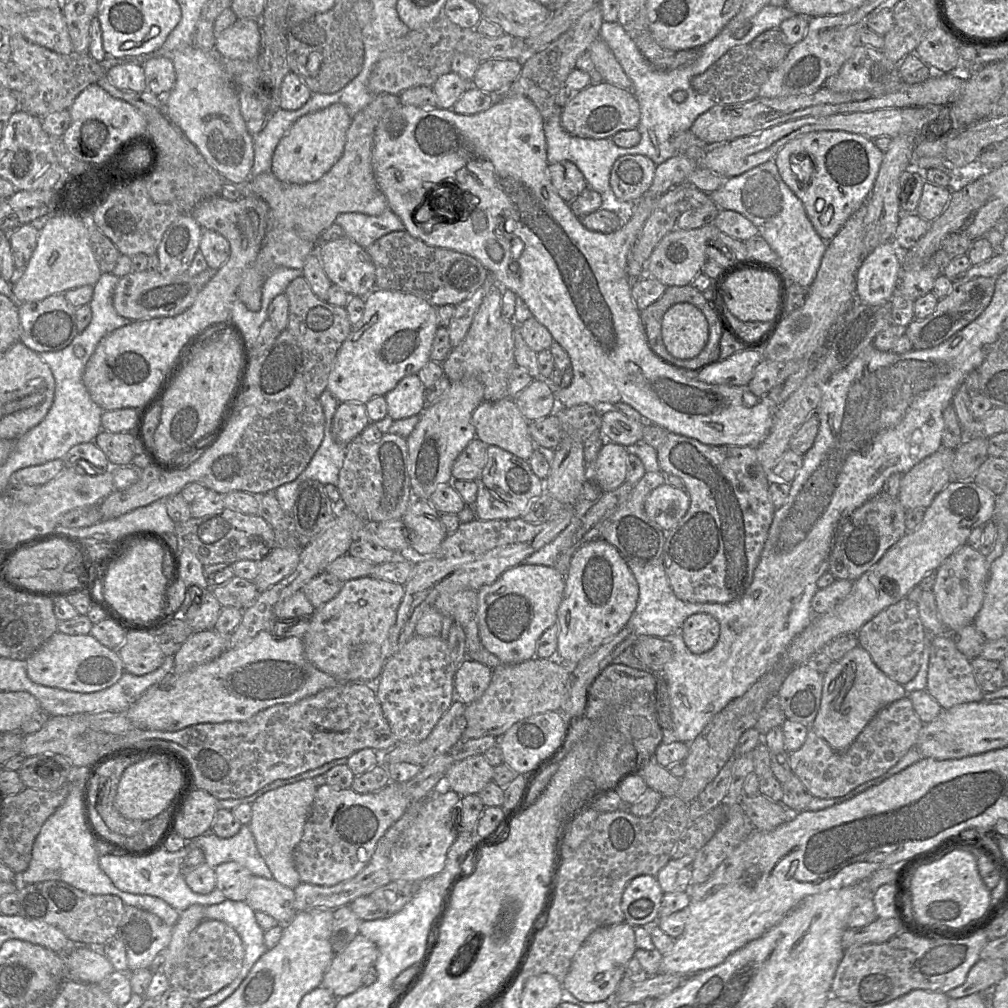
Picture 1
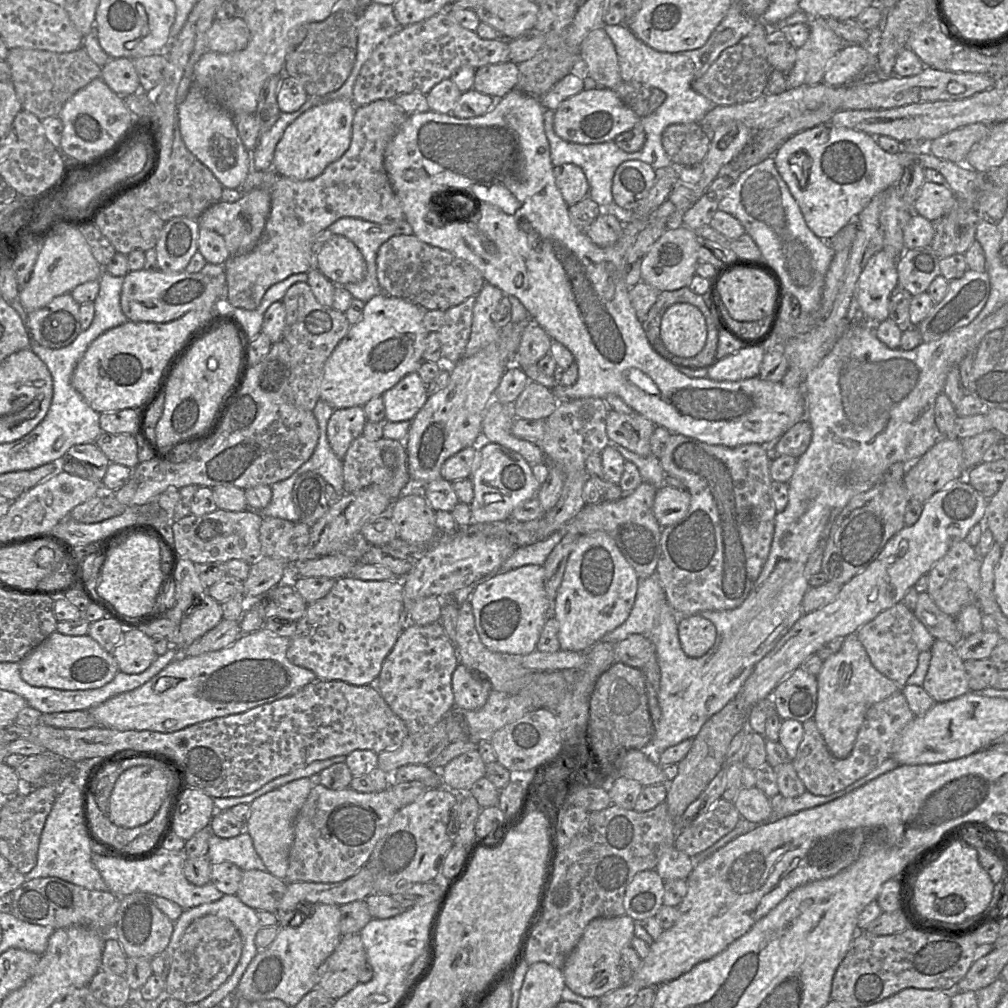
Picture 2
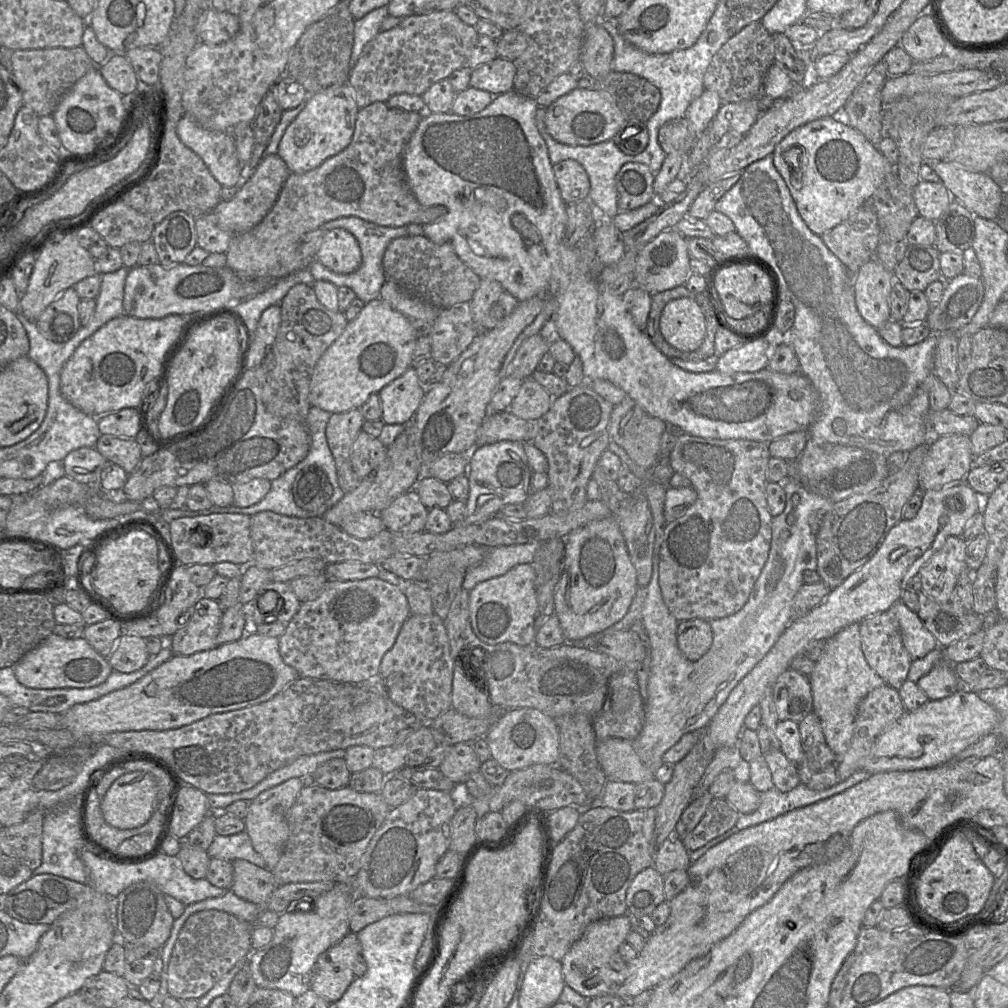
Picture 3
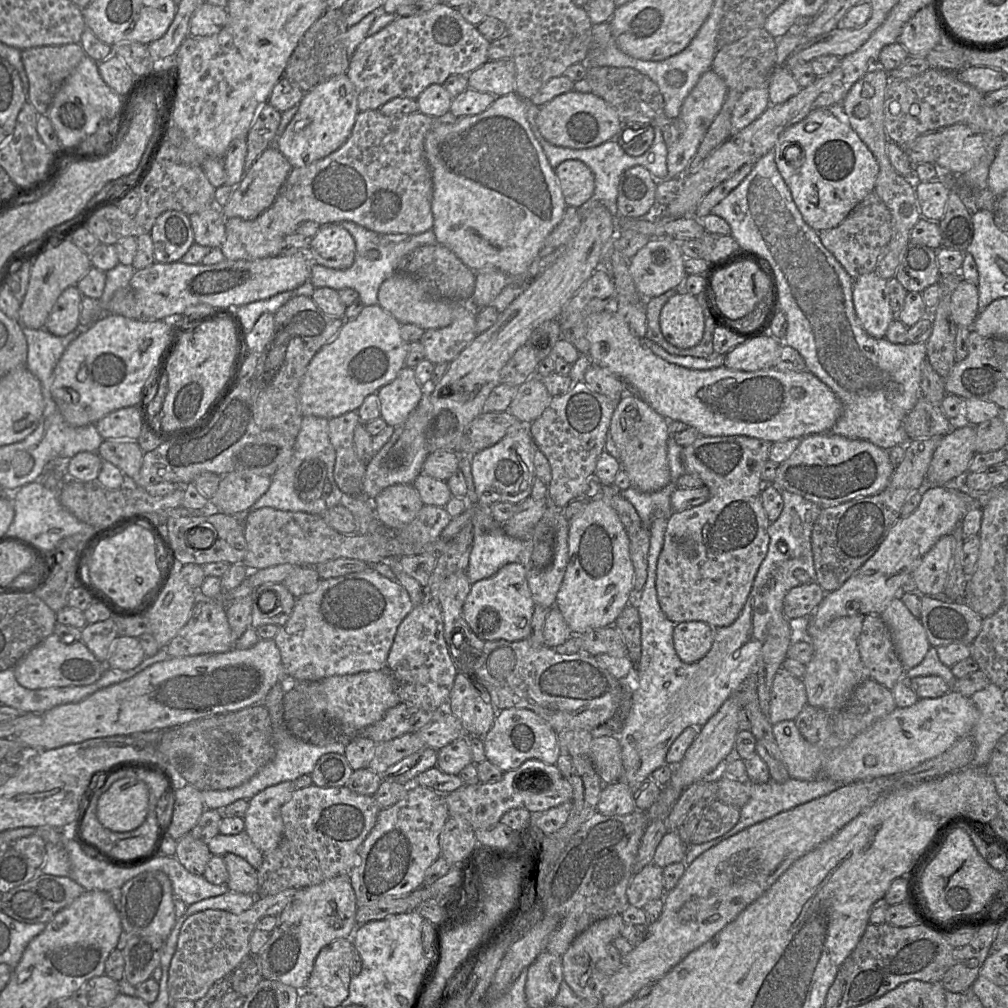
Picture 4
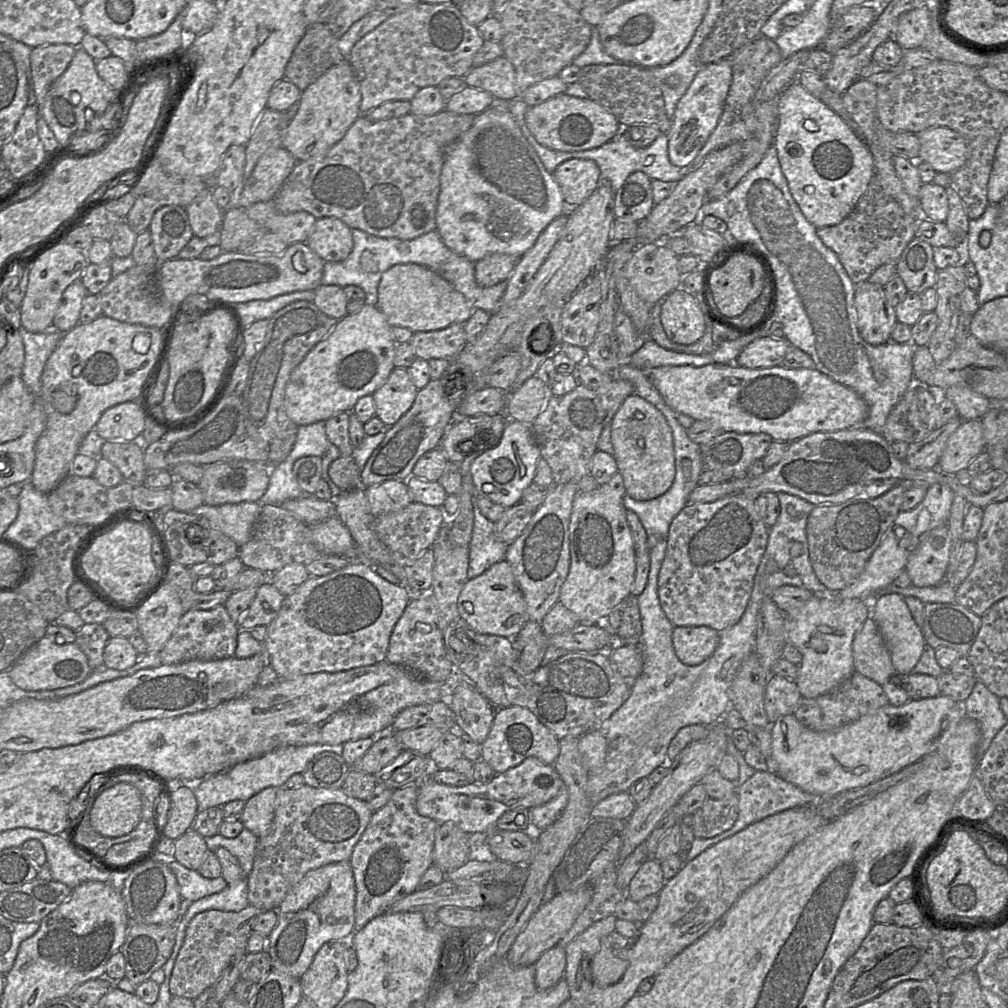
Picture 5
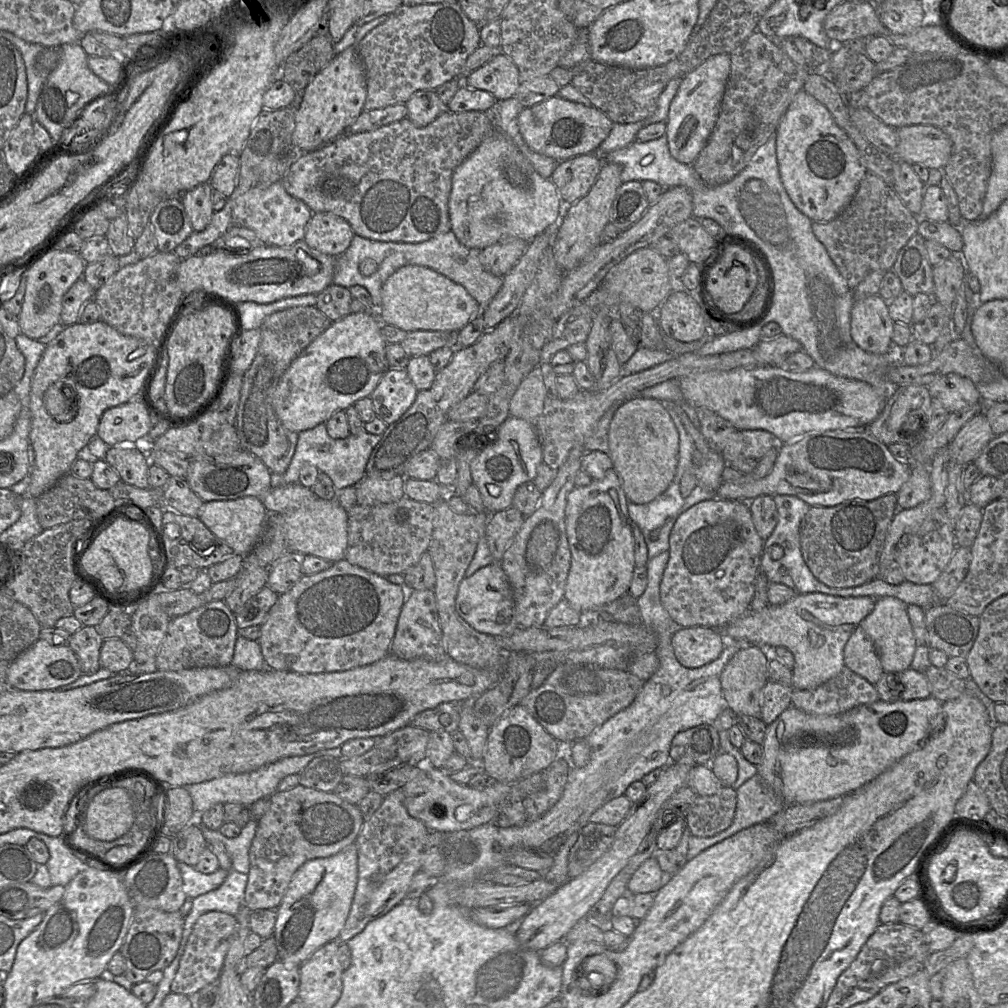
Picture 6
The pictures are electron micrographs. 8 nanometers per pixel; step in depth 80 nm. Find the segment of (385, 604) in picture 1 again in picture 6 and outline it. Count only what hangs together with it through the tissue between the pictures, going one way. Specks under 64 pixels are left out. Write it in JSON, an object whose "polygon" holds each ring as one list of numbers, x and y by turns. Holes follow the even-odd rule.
{"polygon":[[345,559,332,563,328,569,322,572,313,575,303,575,290,590,279,595,278,600,272,606,266,619,260,626,261,635,257,642,260,644,265,664,271,670,303,674,339,672,372,664,390,653,390,646,395,635,402,606,407,598,407,594,411,591,412,589,405,582,402,585,396,585,389,582,385,577,353,565]]}

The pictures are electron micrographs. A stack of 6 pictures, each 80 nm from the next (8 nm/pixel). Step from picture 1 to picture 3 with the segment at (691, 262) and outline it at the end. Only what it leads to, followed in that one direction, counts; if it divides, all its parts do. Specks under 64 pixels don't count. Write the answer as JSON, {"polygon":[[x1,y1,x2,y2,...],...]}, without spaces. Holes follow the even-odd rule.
{"polygon":[[667,229,639,251,635,267,635,285,650,294,682,286,691,275,687,238,675,229]]}

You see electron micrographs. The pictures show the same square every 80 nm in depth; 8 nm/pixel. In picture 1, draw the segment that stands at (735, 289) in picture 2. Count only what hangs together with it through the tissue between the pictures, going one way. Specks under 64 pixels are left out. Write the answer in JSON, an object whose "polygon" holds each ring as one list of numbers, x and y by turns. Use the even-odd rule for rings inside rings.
{"polygon":[[740,270,723,283,726,314,741,321,769,321,779,296,777,280,769,273]]}

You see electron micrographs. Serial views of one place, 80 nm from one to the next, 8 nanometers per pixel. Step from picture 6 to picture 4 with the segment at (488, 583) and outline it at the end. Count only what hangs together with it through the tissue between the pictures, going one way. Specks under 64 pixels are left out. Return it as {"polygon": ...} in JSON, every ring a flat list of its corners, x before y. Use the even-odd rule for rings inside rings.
{"polygon":[[514,562,504,565,493,576,471,584,463,604,463,617,481,640,514,642,528,638,535,606,525,569,521,563]]}

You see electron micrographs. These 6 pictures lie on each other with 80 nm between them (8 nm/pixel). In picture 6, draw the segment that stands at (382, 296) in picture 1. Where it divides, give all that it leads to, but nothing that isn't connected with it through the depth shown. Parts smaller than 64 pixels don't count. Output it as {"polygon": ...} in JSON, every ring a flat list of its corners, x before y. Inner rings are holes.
{"polygon":[[366,312,351,313,334,321,316,337,290,364,273,393,272,407,282,425,293,432,312,429,338,410,345,410,363,398,369,397,381,378,390,369,385,352,386,342,380,333,381,322]]}

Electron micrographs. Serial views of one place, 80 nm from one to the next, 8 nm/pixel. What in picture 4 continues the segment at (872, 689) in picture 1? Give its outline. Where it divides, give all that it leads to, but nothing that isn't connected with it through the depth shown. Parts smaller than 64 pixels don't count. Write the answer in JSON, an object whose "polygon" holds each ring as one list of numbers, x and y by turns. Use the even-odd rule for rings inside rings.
{"polygon":[[861,614,836,618,807,638,814,647,814,656,806,664,806,672,802,678,809,705,828,711,840,710,848,702,854,689,866,679,870,679,858,649,864,618]]}

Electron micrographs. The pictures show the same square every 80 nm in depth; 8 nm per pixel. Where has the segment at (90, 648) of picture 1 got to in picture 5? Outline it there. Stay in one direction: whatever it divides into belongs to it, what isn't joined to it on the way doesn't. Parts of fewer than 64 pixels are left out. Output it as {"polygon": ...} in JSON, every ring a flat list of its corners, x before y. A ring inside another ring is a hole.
{"polygon":[[45,635,30,647,7,670,13,683,25,691,45,691,65,688,83,682,92,672,88,660,76,643,58,644]]}

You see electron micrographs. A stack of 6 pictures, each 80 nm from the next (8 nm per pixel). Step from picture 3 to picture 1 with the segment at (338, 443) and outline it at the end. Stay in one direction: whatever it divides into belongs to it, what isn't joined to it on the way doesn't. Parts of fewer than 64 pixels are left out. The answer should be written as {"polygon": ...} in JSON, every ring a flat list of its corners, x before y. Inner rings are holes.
{"polygon":[[341,402,332,418,332,435,343,445,349,445,370,423,365,403]]}

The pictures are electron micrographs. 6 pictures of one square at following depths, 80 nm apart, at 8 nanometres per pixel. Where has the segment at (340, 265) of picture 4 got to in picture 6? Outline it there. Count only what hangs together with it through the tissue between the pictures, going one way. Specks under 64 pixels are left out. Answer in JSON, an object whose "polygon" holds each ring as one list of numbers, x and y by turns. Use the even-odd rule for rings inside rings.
{"polygon":[[328,212,313,213,306,225,304,242,312,249,338,257,349,247,354,236,349,223]]}

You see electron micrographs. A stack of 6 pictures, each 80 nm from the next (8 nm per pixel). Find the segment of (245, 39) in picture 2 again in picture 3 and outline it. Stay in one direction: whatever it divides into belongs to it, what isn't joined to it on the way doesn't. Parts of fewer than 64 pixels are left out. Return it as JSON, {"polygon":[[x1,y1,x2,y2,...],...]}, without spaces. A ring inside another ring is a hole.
{"polygon":[[208,6,196,18,200,42,219,45,233,39,240,30,240,19,230,12,219,12]]}

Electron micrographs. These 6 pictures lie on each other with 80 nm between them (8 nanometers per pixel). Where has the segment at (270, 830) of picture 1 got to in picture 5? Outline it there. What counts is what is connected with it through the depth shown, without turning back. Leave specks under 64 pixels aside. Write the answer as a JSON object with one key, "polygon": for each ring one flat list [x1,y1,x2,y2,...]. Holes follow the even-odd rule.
{"polygon":[[268,787,246,801,241,822,257,838,266,836,271,830,274,804,279,790,277,787]]}

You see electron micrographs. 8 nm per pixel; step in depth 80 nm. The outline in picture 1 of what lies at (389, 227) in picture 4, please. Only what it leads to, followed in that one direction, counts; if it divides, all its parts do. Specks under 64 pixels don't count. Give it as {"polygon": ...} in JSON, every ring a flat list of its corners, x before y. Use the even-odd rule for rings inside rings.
{"polygon":[[380,94,359,111,353,118,346,134,344,151,333,167,316,182,297,185,285,183,277,179,271,171,264,172,253,178,251,188,255,196,263,199,269,206,268,225,262,247,255,262,243,273,242,280,237,288,236,297,251,311,261,308,262,286,269,275,280,267,302,270,307,257,317,252,320,235,334,224,336,217,342,213,362,213,376,216,388,210,385,195,377,185,373,165,372,152,375,130,384,115,396,108,400,97,393,94]]}

